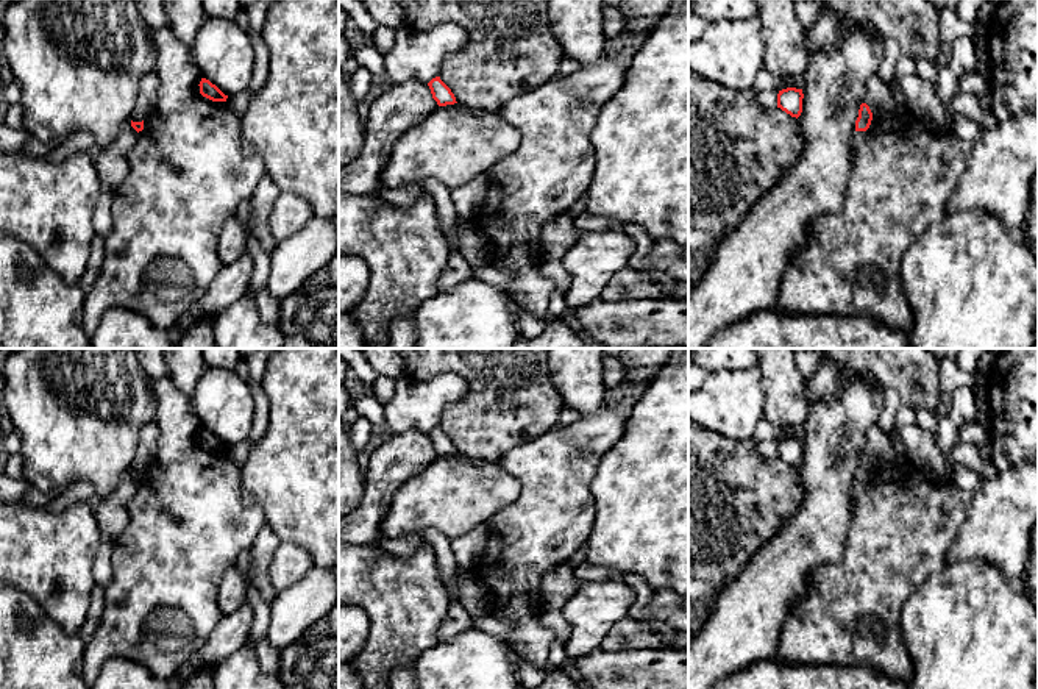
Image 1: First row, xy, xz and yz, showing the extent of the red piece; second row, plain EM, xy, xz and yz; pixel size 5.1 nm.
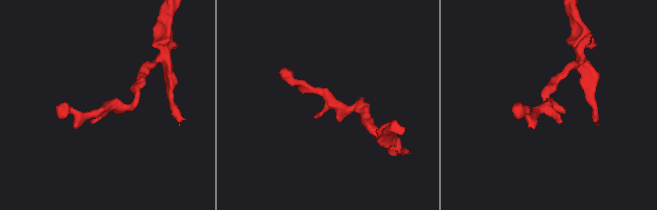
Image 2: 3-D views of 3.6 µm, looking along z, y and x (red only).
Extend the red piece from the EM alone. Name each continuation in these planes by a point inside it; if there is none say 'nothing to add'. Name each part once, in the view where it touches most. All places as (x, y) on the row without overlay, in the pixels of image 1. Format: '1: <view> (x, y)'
nothing to add

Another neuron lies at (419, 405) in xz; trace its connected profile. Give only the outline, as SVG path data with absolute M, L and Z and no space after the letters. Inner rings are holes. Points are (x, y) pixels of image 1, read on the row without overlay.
M440 373L431 381L396 380L393 398L384 405L392 434L415 428L429 433L440 425L445 408L467 395L468 381L457 373Z

